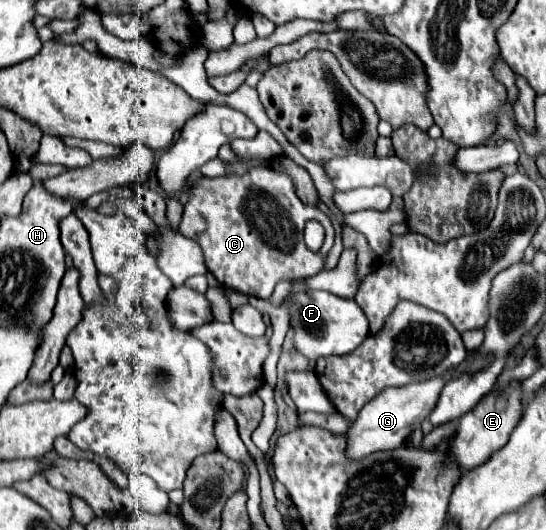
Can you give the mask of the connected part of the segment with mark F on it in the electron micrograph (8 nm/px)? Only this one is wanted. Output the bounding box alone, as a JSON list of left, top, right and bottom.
[283,291,369,363]

